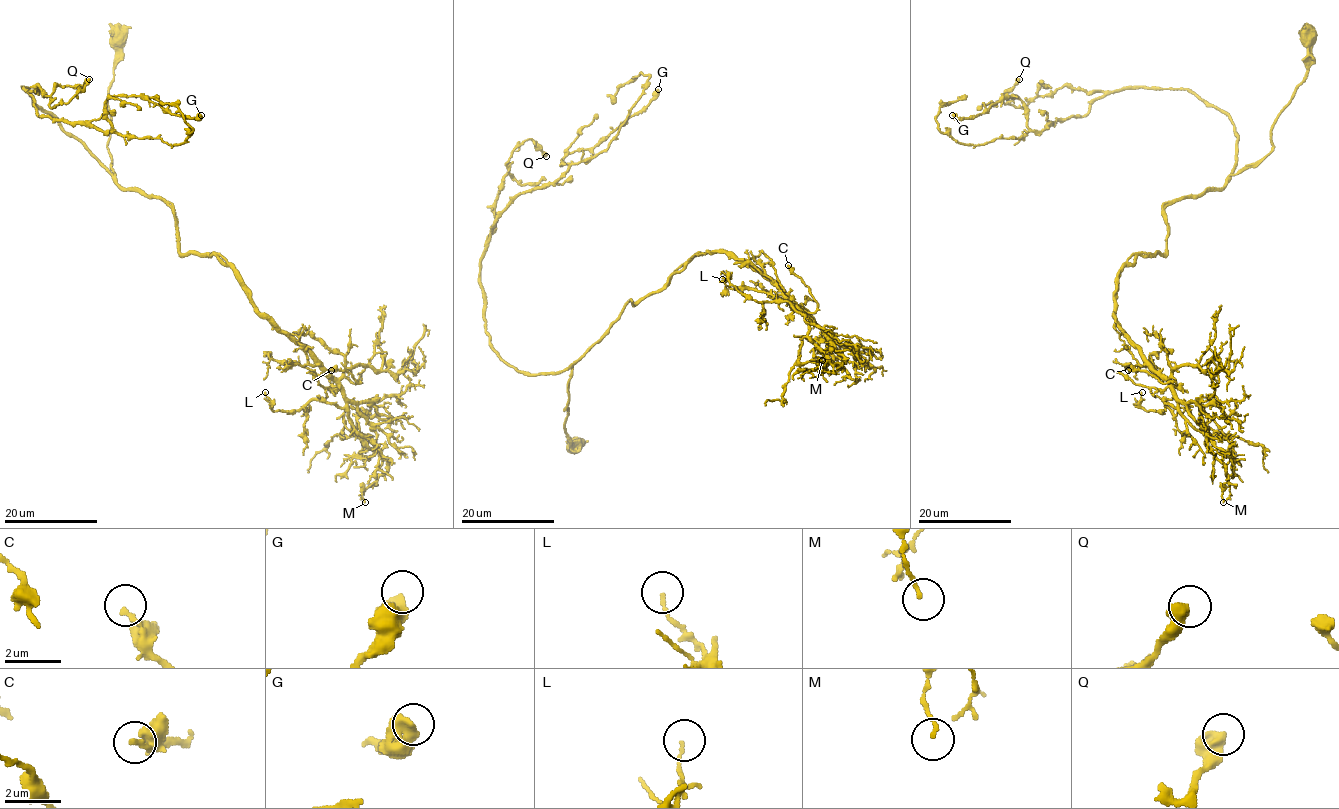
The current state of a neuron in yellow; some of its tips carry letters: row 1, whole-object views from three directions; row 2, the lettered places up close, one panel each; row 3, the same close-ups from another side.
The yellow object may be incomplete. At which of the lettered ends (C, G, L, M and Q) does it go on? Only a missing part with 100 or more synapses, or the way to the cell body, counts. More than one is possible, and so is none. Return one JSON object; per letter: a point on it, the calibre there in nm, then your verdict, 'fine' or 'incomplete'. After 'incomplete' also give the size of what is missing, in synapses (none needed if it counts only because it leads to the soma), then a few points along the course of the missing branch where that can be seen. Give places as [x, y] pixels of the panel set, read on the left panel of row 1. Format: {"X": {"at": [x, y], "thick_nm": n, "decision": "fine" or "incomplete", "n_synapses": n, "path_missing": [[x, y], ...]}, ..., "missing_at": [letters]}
{"C": {"at": [331, 370], "thick_nm": 170, "decision": "fine"}, "G": {"at": [201, 115], "thick_nm": 500, "decision": "fine"}, "L": {"at": [265, 392], "thick_nm": 110, "decision": "fine"}, "M": {"at": [365, 502], "thick_nm": 70, "decision": "fine"}, "Q": {"at": [89, 79], "thick_nm": 550, "decision": "fine"}, "missing_at": []}

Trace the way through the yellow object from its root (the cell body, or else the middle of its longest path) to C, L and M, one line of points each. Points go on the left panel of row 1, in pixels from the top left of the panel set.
C: (118, 36), (115, 180), (159, 196), (181, 253), (219, 254), (261, 314), (332, 375), (360, 382), (331, 370)
L: (118, 36), (115, 180), (172, 209), (181, 253), (219, 254), (345, 406), (273, 410), (265, 392)
M: (118, 36), (115, 180), (159, 196), (179, 251), (219, 254), (356, 406), (387, 463), (365, 502)

